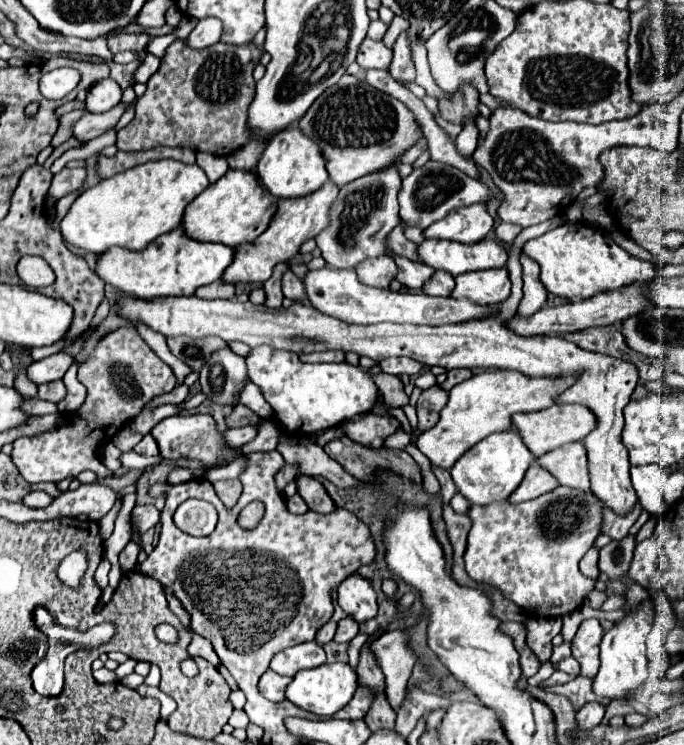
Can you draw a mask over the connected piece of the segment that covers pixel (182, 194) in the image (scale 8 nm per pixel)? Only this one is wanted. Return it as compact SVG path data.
M158 160L134 166L84 190L60 220L60 234L64 242L96 256L112 246L140 252L158 236L178 228L186 204L208 184L198 164L190 166L178 160Z

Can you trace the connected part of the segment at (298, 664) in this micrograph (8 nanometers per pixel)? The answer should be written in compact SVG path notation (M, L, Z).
M304 642L294 648L286 648L286 650L278 652L272 658L270 668L278 674L294 676L302 668L316 668L316 666L322 666L324 662L326 662L324 648L316 642Z

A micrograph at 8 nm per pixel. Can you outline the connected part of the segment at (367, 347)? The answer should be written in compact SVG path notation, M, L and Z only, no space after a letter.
M596 192L594 196L574 202L568 210L566 210L566 220L564 216L556 216L544 222L544 224L533 225L532 228L523 229L514 240L512 249L509 253L507 268L509 271L510 281L512 284L510 296L501 303L501 314L496 318L484 318L484 320L472 320L472 322L464 322L464 324L450 324L450 326L412 326L412 324L372 324L372 326L356 326L356 324L346 324L338 318L330 318L326 314L318 314L318 310L314 310L308 304L292 304L290 308L278 308L278 310L270 310L268 306L258 306L252 302L238 302L238 300L204 300L198 296L164 296L164 298L156 298L156 300L136 300L136 298L128 298L128 296L118 296L112 306L116 308L116 314L128 322L142 322L148 328L152 328L154 332L168 336L190 336L190 338L206 338L206 336L218 336L226 342L244 342L250 348L268 344L272 348L278 350L290 350L296 354L304 354L304 352L320 352L320 350L342 350L342 352L356 352L358 356L368 356L374 362L392 358L392 356L410 356L414 360L420 360L426 366L444 366L444 368L502 368L502 370L516 370L522 372L530 378L562 378L562 376L572 376L578 374L576 382L566 388L558 398L556 404L582 404L586 408L590 408L596 416L596 428L582 440L582 444L586 446L588 452L588 472L590 472L590 482L592 482L592 492L604 502L604 506L610 506L614 512L618 514L626 514L638 500L634 488L632 488L632 480L630 480L630 460L626 454L626 446L622 446L622 426L624 426L624 406L630 402L630 394L634 392L640 376L638 376L638 368L632 362L620 360L620 358L612 358L606 354L596 354L596 352L588 352L578 348L576 344L560 338L560 336L534 336L534 338L522 338L514 332L508 330L506 322L510 320L518 309L519 303L523 297L523 279L522 267L519 261L522 246L530 239L534 239L544 235L548 230L556 228L558 224L562 226L564 222L580 222L582 220L582 212L586 208L598 206L602 204L604 196L600 192Z

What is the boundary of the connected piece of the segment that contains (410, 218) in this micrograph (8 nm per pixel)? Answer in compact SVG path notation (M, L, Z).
M426 162L420 168L414 168L410 176L402 180L398 202L400 202L400 218L410 226L420 226L422 230L428 228L432 222L442 220L450 210L472 206L472 204L488 204L494 198L494 192L480 180L474 180L460 170L450 166L442 166L442 162Z

